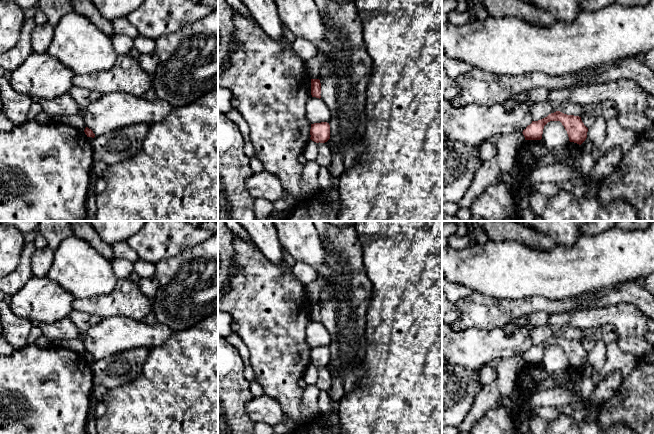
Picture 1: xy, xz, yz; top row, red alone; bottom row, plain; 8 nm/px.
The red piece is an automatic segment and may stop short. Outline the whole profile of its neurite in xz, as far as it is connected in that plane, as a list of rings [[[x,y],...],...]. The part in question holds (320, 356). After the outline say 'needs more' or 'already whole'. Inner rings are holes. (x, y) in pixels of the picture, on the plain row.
[[[327,346],[311,348],[310,363],[316,367],[325,367],[330,363],[330,349]]]; already whole

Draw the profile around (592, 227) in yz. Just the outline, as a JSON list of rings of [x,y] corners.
[[[588,221],[581,231],[584,234],[596,235],[615,228],[617,221]]]

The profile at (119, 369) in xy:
[[[139,347],[95,360],[91,365],[94,385],[109,390],[132,382],[141,374],[150,350],[148,347]]]

